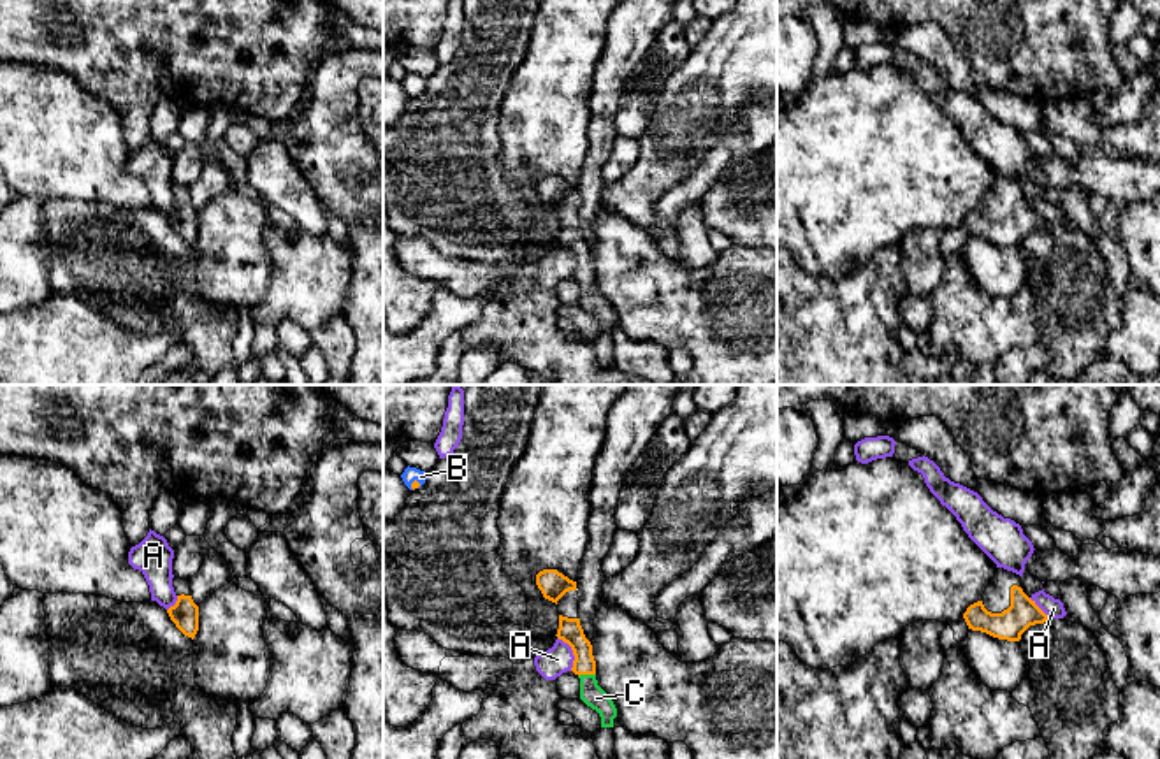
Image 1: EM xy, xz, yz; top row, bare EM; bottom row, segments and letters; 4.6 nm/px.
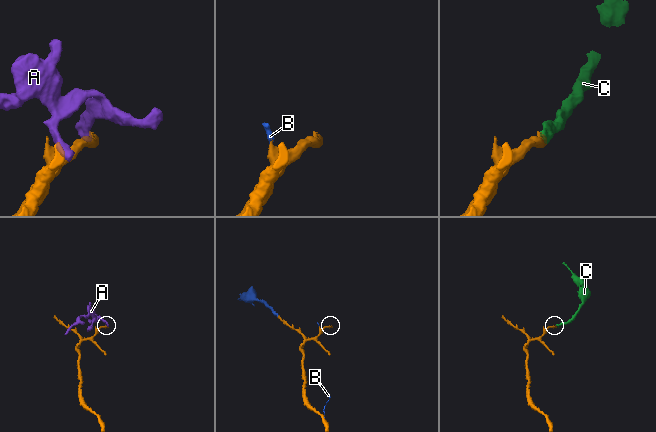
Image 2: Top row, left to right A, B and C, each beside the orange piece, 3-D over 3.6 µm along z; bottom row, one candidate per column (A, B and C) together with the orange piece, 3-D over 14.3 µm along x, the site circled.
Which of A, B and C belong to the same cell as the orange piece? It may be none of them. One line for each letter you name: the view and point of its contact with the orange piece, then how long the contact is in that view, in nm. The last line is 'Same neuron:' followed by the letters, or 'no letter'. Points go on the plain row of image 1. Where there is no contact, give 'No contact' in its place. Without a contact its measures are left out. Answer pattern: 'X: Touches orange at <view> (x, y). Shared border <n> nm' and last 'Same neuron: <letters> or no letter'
B: Touches orange at xz (415, 86). Shared border 60 nm
C: Touches orange at xz (586, 280). Shared border 80 nm
Same neuron: B, C

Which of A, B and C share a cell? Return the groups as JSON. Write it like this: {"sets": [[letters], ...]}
{"sets": [["A"], ["B", "C"]]}

